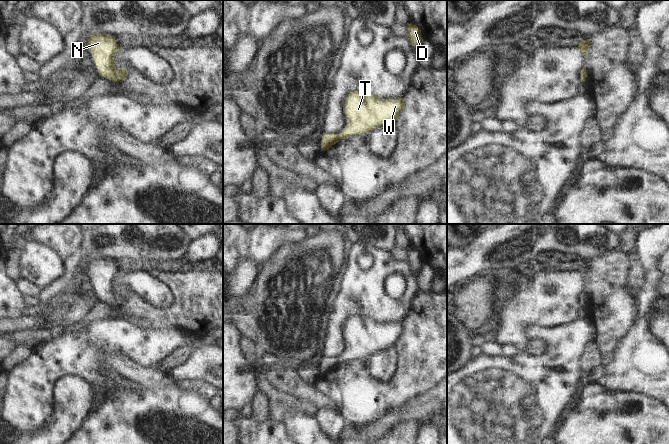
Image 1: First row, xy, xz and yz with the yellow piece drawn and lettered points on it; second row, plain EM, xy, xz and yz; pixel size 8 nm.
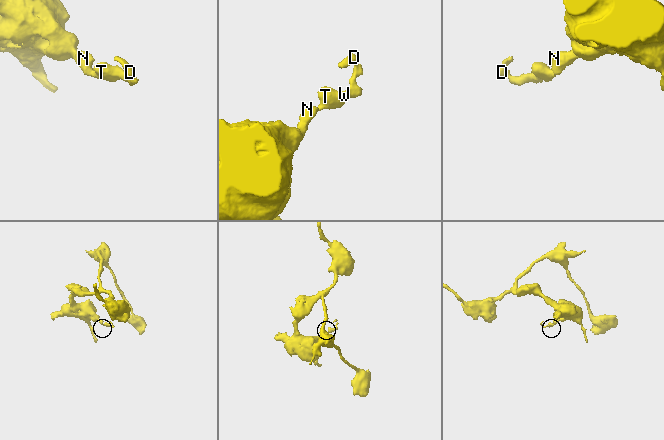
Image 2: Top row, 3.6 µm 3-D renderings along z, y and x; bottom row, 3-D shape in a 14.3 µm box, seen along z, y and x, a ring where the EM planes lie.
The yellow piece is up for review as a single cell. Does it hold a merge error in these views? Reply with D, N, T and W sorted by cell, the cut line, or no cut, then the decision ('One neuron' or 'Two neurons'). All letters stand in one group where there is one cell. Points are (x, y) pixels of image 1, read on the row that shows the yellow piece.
Groups: D N T W. No split. One neuron.

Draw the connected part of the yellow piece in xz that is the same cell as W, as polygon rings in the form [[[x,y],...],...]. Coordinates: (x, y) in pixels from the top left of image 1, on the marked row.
[[[362,90],[350,93],[345,102],[346,127],[339,135],[323,132],[321,150],[329,149],[340,139],[363,135],[383,125],[395,123],[404,106],[403,98],[382,99]]]

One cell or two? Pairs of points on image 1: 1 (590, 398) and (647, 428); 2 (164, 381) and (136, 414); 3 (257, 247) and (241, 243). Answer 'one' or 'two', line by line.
1: one
2: two
3: one

